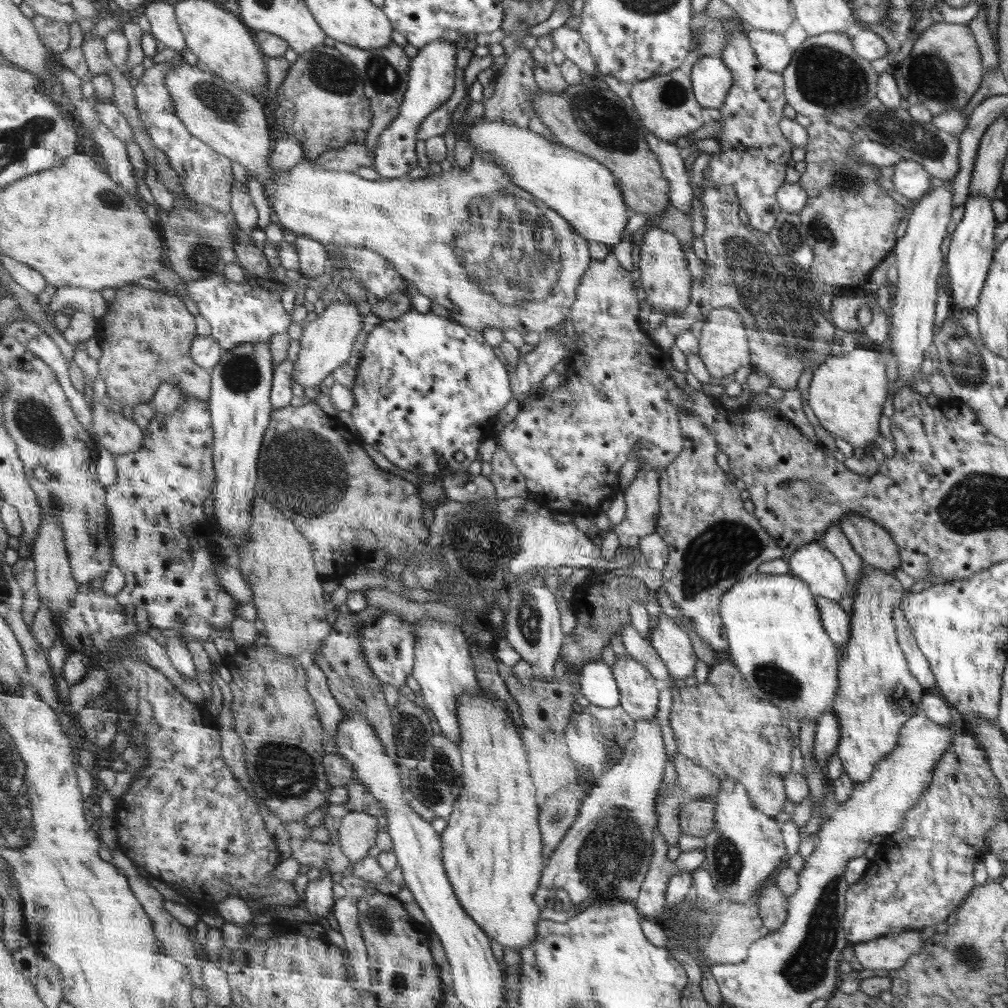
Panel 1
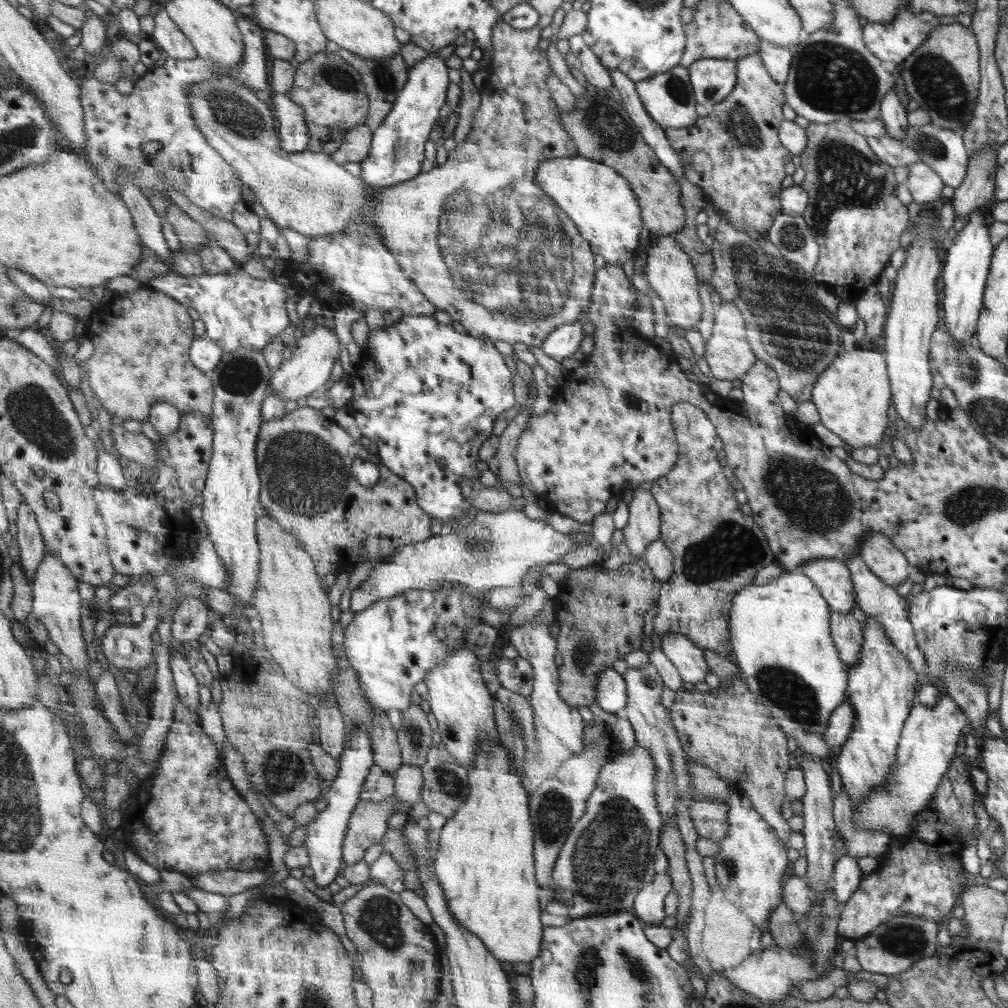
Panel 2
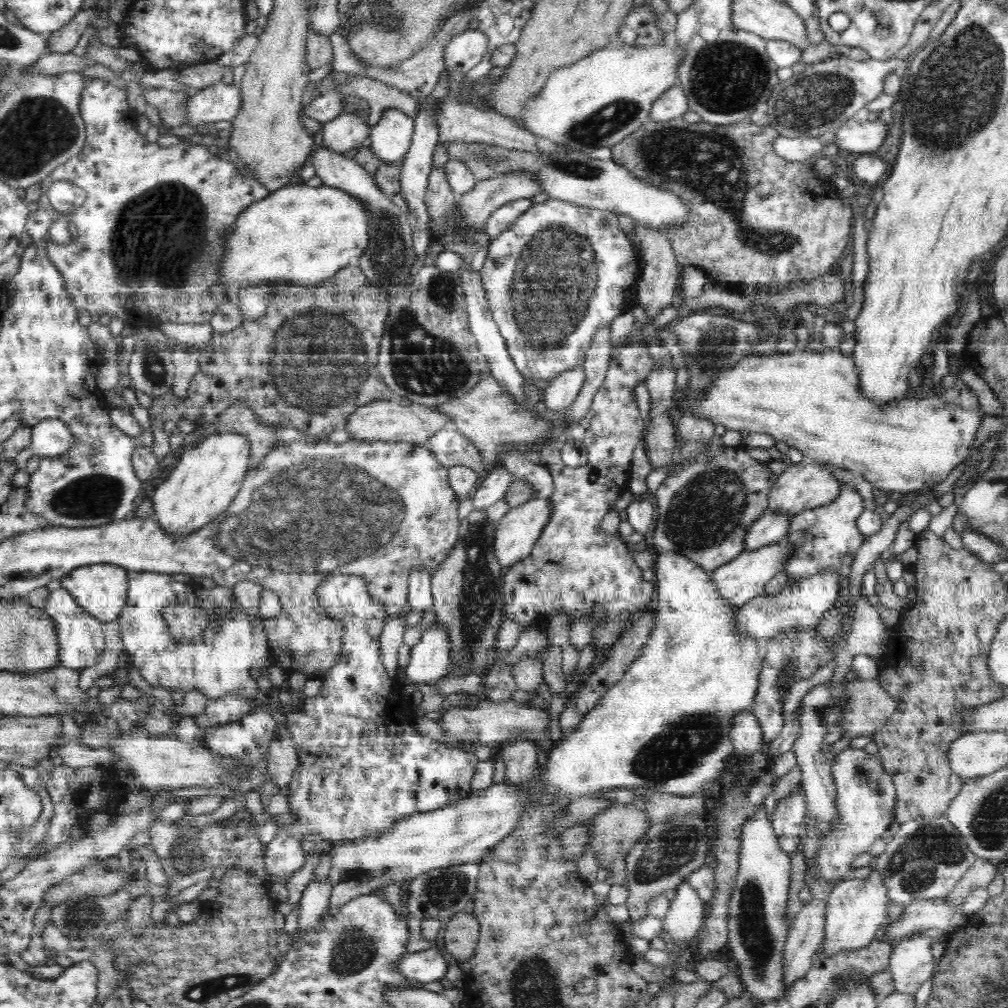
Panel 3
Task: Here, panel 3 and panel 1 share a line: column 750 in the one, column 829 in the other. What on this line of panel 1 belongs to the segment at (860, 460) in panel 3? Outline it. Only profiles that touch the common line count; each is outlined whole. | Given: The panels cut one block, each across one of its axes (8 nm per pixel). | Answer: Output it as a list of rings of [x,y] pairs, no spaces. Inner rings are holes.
[[[856,347],[848,353],[838,353],[813,370],[808,388],[808,402],[820,424],[835,436],[840,436],[853,447],[864,448],[870,443],[879,444],[883,434],[880,432],[880,417],[886,418],[886,402],[890,402],[890,359],[891,354],[881,354],[863,347]]]

